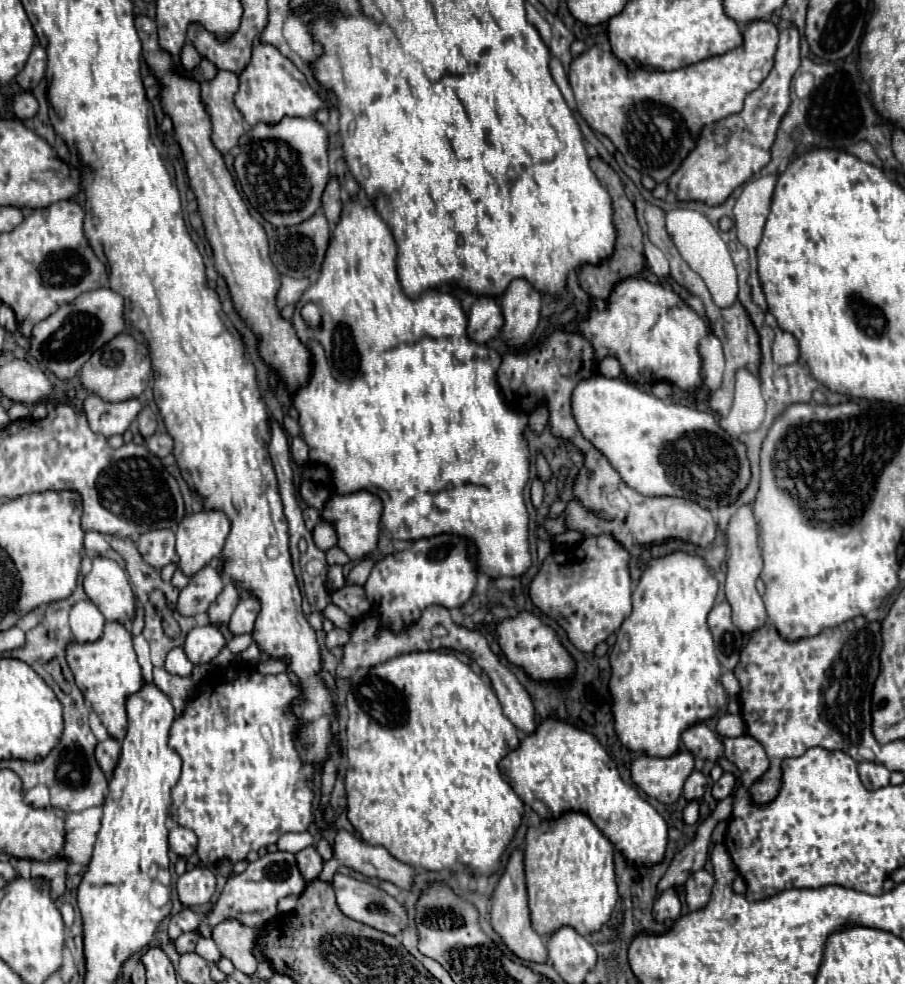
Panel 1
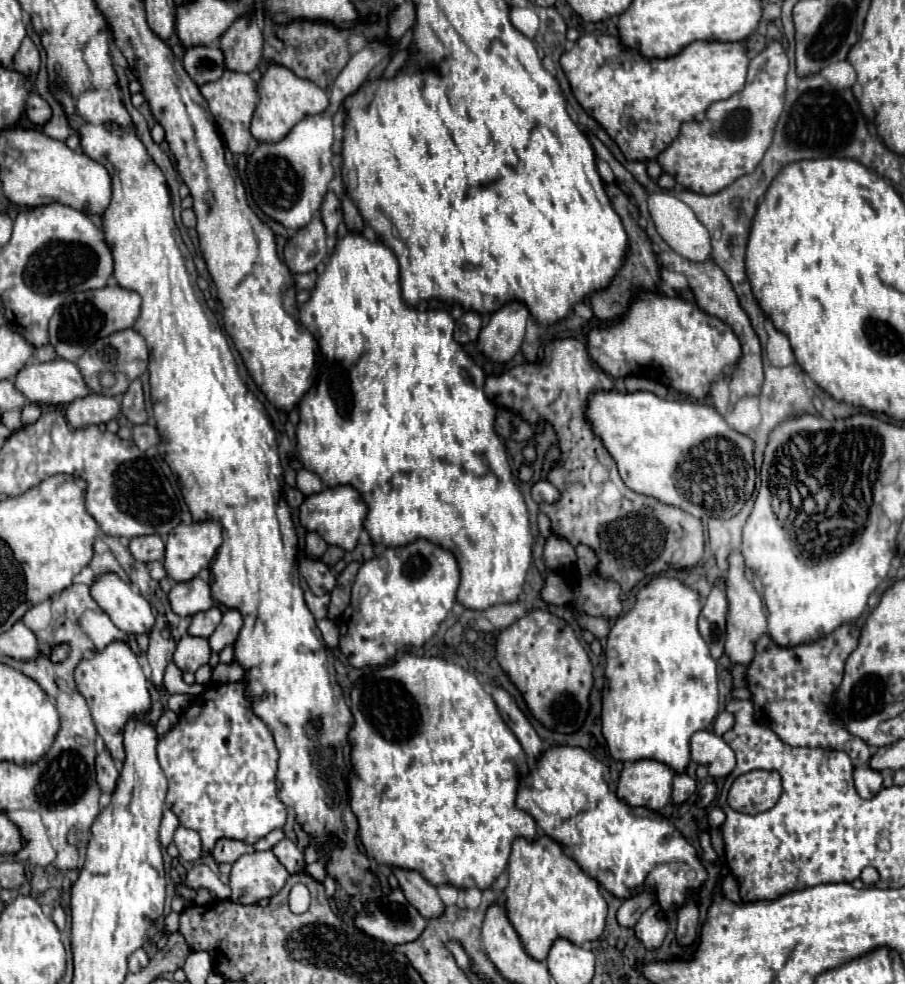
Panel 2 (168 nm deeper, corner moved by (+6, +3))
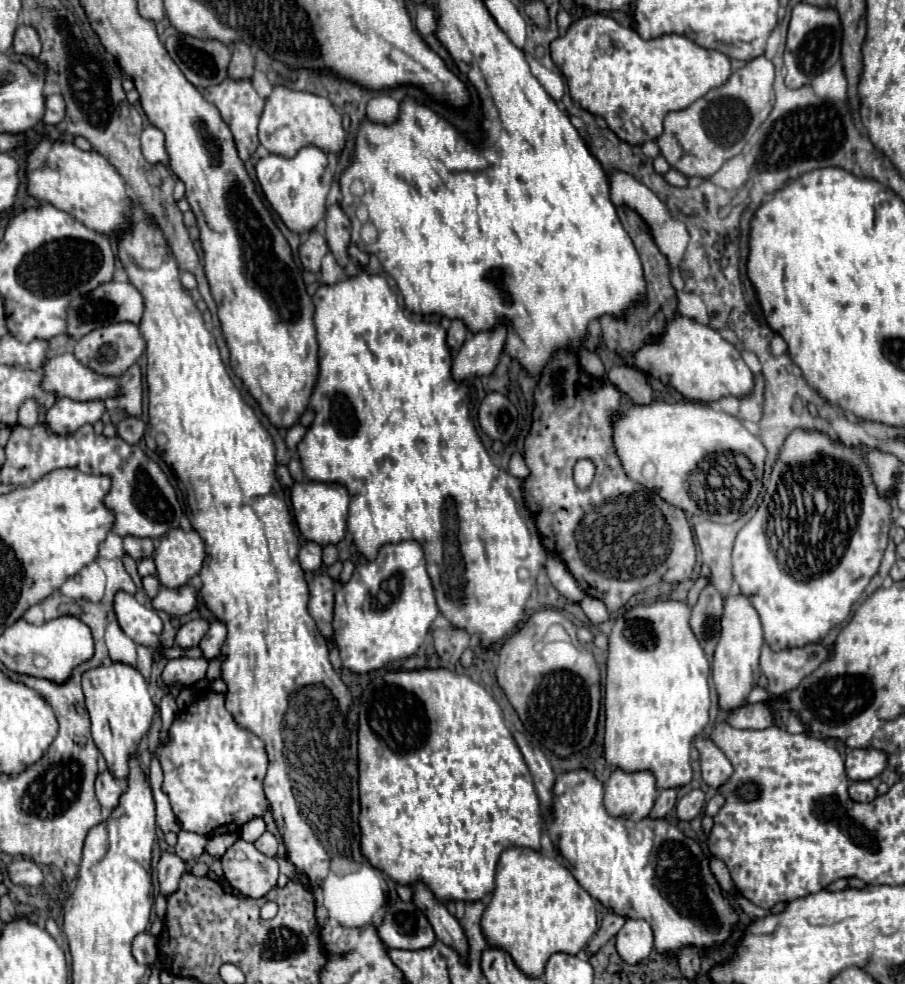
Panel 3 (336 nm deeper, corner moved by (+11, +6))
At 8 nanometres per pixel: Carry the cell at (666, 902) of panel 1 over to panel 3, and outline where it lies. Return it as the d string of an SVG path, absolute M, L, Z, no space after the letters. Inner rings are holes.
M628 918L622 930L616 934L616 948L624 962L636 964L650 956L654 950L654 934L646 920Z

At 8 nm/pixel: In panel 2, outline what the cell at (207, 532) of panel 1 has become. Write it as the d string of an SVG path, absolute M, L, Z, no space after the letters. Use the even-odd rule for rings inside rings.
M179 523L165 543L165 571L175 583L187 583L207 567L221 545L217 523Z

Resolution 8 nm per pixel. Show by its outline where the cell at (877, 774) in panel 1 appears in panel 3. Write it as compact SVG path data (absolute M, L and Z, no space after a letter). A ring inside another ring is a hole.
M858 780L858 782L850 782L850 798L854 802L870 802L876 798L876 788L872 786L872 782L868 780Z

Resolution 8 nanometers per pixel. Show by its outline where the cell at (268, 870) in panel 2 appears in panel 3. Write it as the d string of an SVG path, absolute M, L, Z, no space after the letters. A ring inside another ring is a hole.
M238 838L222 856L224 878L248 898L262 898L278 880L276 858L264 856L254 844Z

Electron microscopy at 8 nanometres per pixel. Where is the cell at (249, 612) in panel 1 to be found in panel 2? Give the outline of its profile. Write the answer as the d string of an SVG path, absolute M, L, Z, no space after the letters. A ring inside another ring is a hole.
M227 609L227 611L223 613L223 621L221 621L219 627L215 629L215 633L209 637L209 647L211 647L211 651L219 653L219 651L225 649L227 645L235 643L237 635L239 635L239 631L241 631L241 623L243 623L241 615L239 615L237 611L233 611L233 609Z

